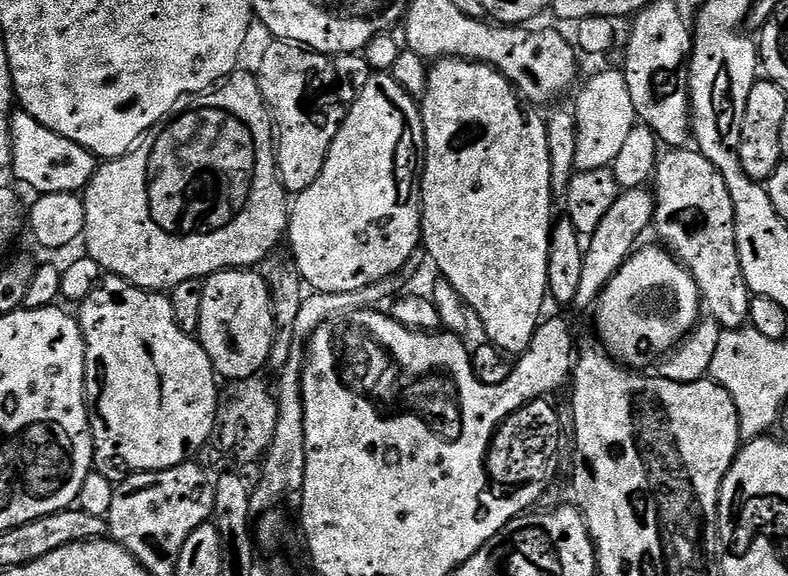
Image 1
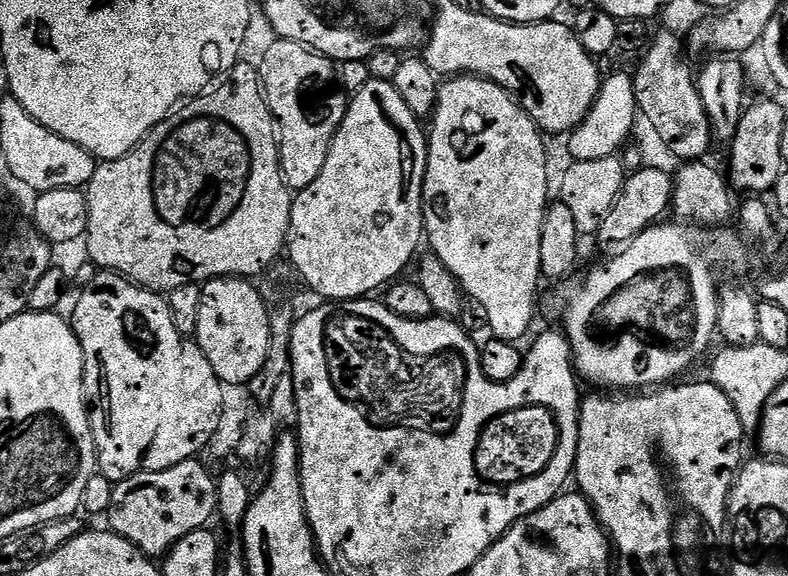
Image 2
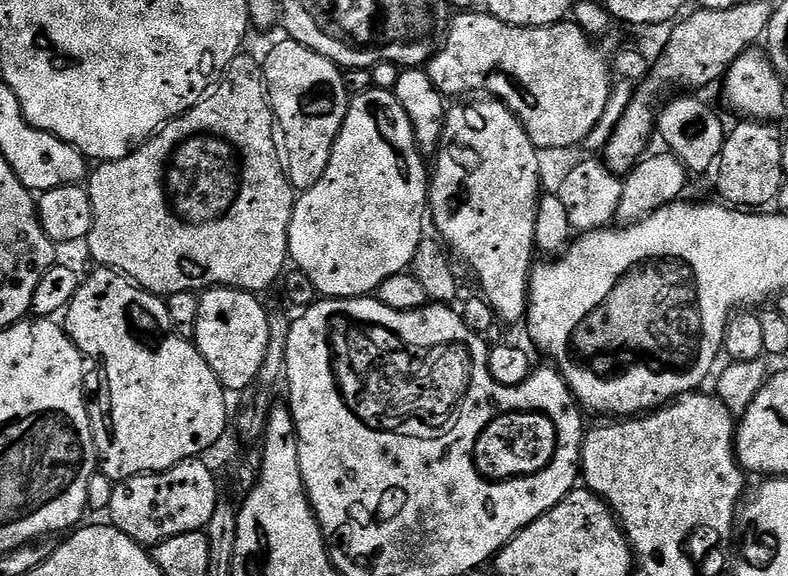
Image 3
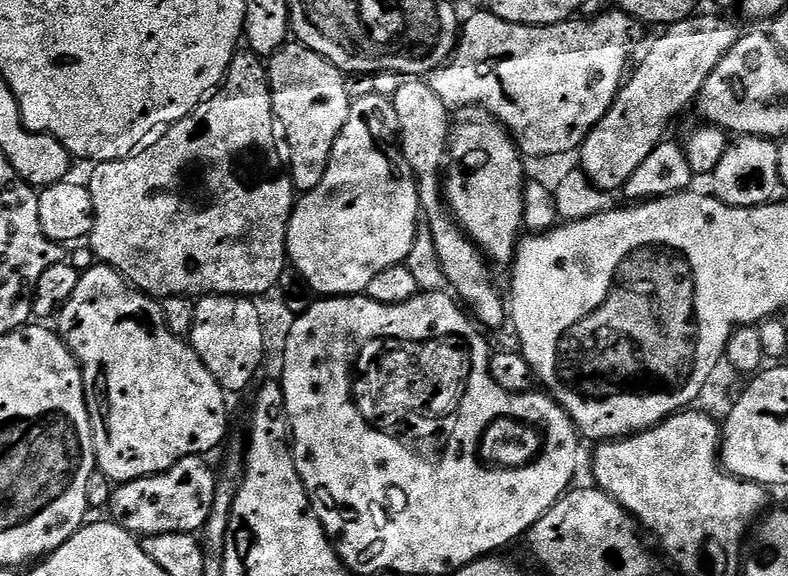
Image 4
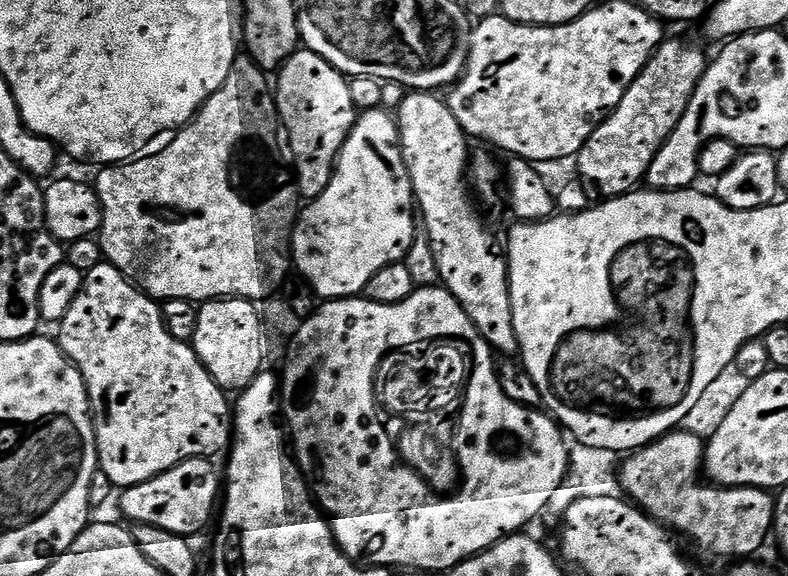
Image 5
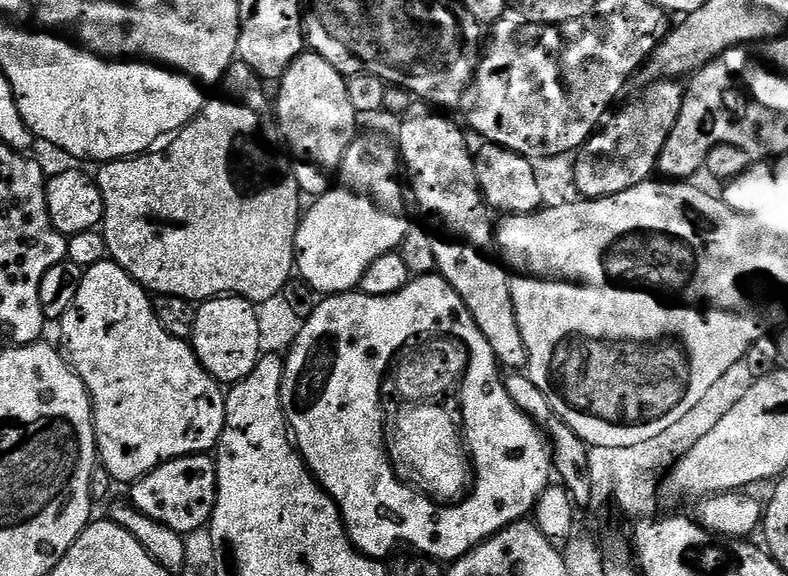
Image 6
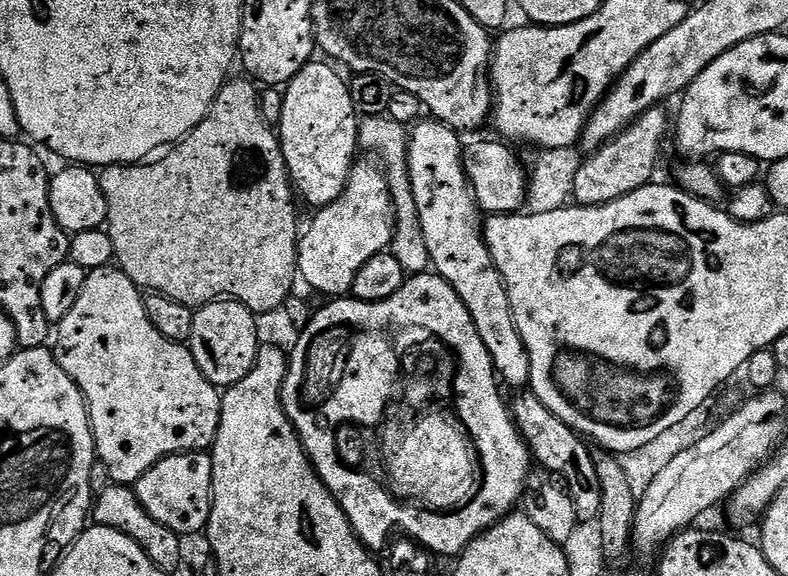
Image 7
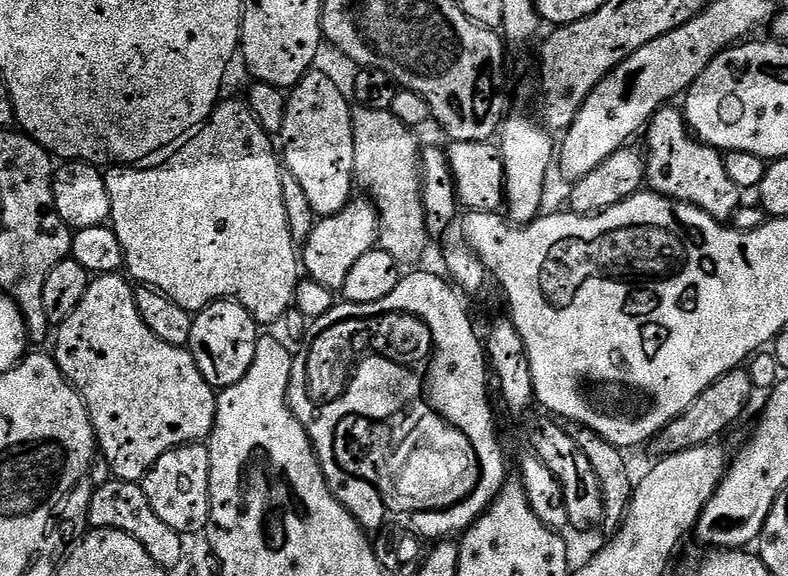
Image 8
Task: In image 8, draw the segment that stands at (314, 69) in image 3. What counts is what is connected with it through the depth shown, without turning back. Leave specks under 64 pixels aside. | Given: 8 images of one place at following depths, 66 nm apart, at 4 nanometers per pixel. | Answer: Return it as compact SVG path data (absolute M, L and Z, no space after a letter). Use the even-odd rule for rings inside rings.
M309 71L291 89L278 144L282 149L282 164L287 175L296 180L302 190L306 190L306 199L310 201L314 214L323 218L338 214L354 199L354 108L346 92L344 97L343 90L326 73L316 71Z

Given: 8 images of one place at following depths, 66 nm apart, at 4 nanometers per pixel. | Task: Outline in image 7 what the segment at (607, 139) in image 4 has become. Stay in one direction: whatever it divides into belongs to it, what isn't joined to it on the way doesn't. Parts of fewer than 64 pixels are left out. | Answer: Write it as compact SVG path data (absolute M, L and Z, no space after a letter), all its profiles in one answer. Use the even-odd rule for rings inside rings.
M657 106L646 110L640 117L608 140L596 152L581 159L580 169L574 175L571 199L581 208L597 208L614 202L634 190L653 183L656 163L660 160L660 147L664 135L670 132L670 116Z

